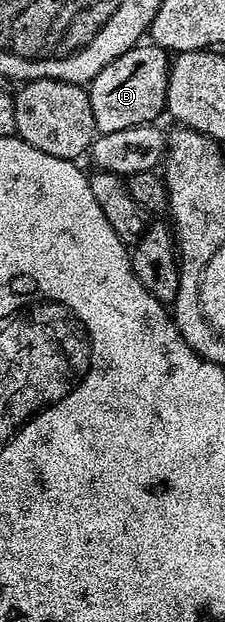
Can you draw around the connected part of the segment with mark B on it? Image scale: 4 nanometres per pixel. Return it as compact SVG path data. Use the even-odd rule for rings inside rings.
M140 44L129 52L117 56L89 84L91 103L93 104L93 120L99 134L109 132L121 132L121 128L137 128L156 121L155 117L161 115L167 109L167 85L169 84L169 72L171 71L171 58L168 51L154 44Z

